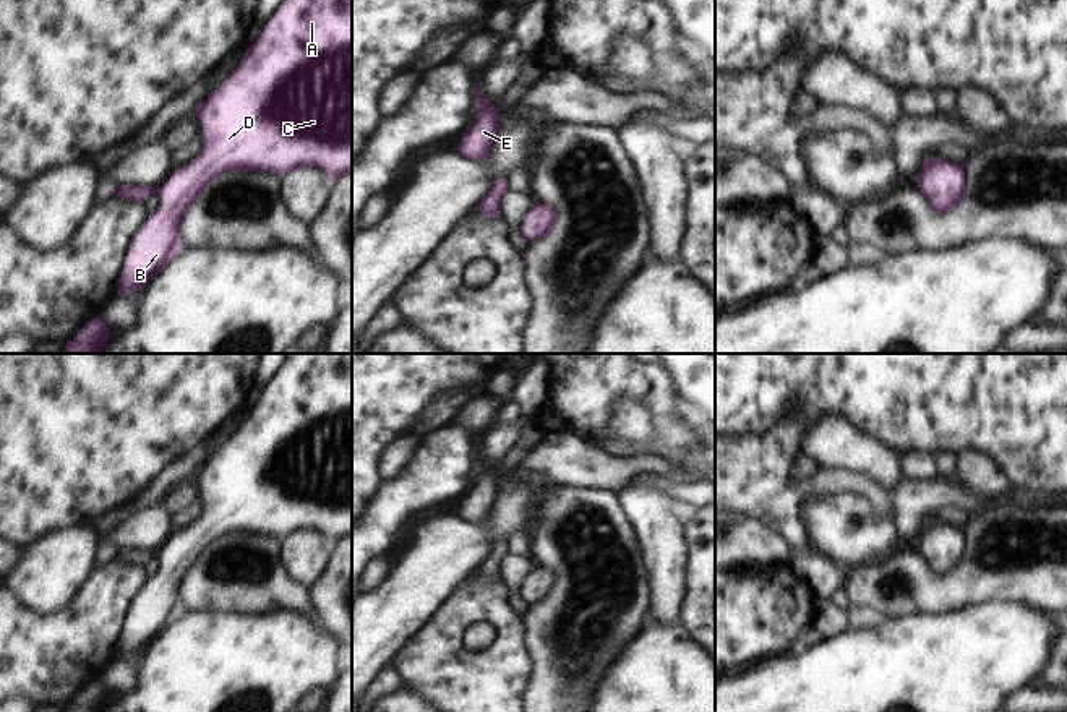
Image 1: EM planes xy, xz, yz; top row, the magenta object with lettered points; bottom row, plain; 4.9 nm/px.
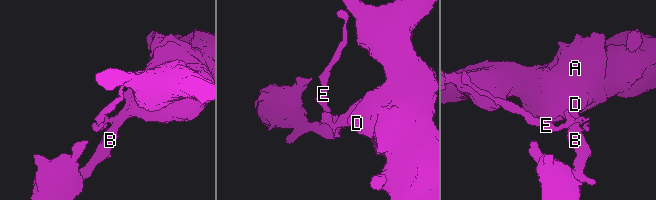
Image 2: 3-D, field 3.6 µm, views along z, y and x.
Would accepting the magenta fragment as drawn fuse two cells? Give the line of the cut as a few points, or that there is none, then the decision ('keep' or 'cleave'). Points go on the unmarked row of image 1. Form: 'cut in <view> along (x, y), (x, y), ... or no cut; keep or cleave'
cut in xz along (550, 591), (545, 597); cleave

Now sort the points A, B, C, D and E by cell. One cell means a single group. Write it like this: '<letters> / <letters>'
A B C D / E

